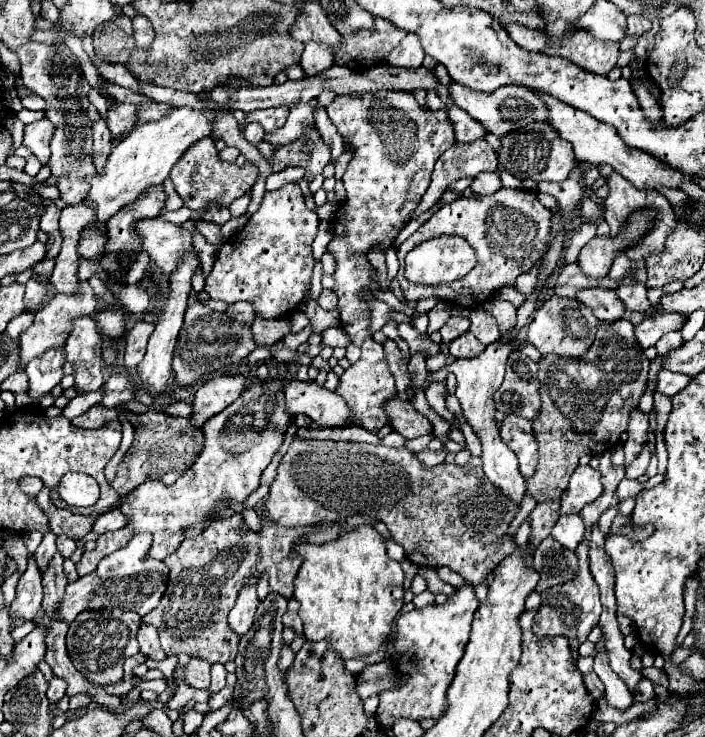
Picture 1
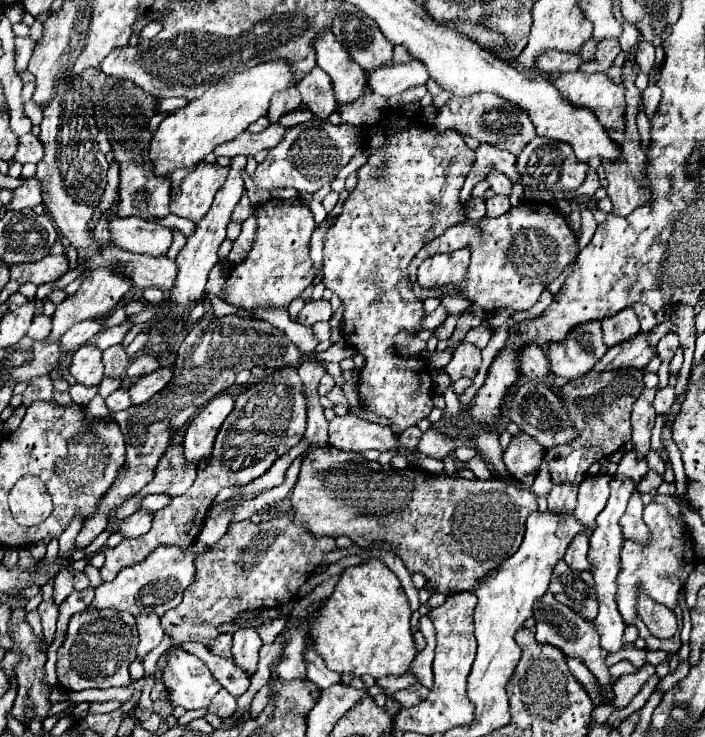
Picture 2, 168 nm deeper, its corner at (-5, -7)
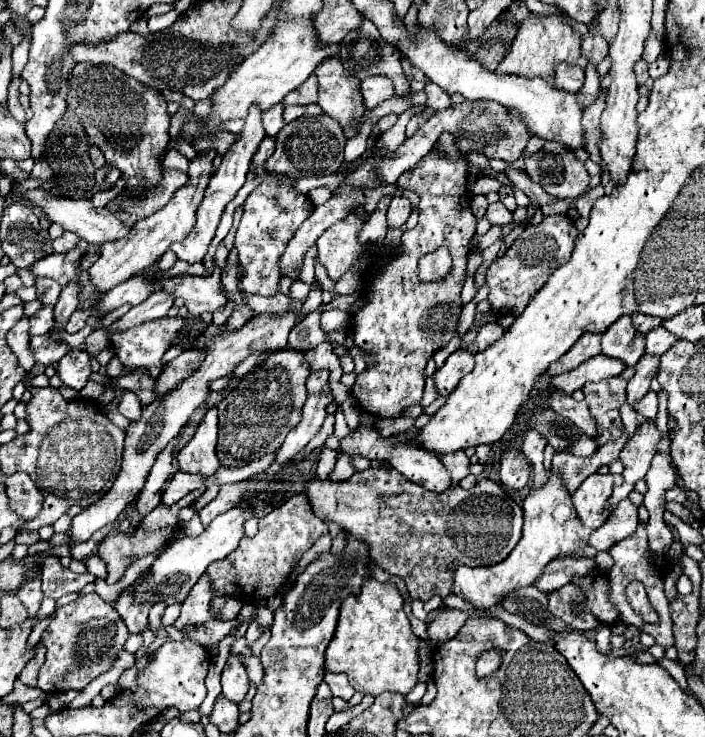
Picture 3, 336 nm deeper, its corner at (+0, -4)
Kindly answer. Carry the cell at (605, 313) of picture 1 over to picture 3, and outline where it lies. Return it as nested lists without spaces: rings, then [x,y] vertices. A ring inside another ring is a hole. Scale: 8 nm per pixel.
[[[628,315],[620,317],[602,333],[602,353],[626,365],[636,365],[640,361],[644,355],[644,335],[634,329]]]

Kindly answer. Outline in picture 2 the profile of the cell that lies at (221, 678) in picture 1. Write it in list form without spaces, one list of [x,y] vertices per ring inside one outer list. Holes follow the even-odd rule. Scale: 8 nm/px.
[[[225,688],[219,690],[219,694],[213,698],[213,702],[209,706],[209,714],[215,714],[223,720],[231,718],[235,714],[235,710],[237,710],[237,700]]]

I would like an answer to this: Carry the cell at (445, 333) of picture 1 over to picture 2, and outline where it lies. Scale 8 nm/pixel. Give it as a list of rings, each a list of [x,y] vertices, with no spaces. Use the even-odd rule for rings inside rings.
[[[481,324],[481,326],[477,326],[477,328],[473,328],[473,330],[469,330],[467,332],[467,336],[465,336],[465,342],[469,342],[469,344],[475,344],[477,348],[485,348],[487,346],[487,342],[489,342],[489,338],[491,338],[491,328],[487,326],[487,324]]]

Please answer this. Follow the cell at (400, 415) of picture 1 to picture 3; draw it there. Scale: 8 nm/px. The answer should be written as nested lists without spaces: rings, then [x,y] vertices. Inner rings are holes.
[[[460,449],[460,451],[452,451],[452,453],[446,453],[446,455],[436,455],[442,465],[448,469],[448,473],[452,475],[452,481],[458,483],[462,481],[466,475],[468,475],[468,459],[466,459],[466,453]]]

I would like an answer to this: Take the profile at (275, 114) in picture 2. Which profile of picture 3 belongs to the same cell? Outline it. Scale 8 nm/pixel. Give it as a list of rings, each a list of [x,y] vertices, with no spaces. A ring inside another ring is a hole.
[[[278,103],[274,107],[270,107],[268,111],[262,113],[262,123],[264,123],[264,129],[270,137],[274,137],[282,127],[284,127],[284,121],[282,121],[282,111],[284,111],[284,105]]]

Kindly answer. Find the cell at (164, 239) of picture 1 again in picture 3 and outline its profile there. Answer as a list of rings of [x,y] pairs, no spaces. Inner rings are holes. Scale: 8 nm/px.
[[[32,189],[32,191],[26,191],[24,193],[24,199],[28,199],[32,205],[38,205],[42,207],[44,215],[52,221],[52,223],[60,223],[66,231],[72,231],[76,233],[78,237],[86,239],[88,243],[94,243],[94,245],[104,245],[108,241],[118,241],[118,239],[124,239],[130,235],[132,227],[124,225],[114,211],[110,211],[108,207],[102,207],[102,209],[96,209],[90,201],[74,201],[74,199],[66,199],[66,197],[52,197],[48,195],[46,191],[42,189]]]

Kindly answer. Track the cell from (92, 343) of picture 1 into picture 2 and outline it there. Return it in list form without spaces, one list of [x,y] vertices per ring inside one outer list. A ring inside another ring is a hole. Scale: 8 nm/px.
[[[83,346],[71,360],[71,376],[83,386],[95,386],[104,377],[102,351],[96,346]]]

